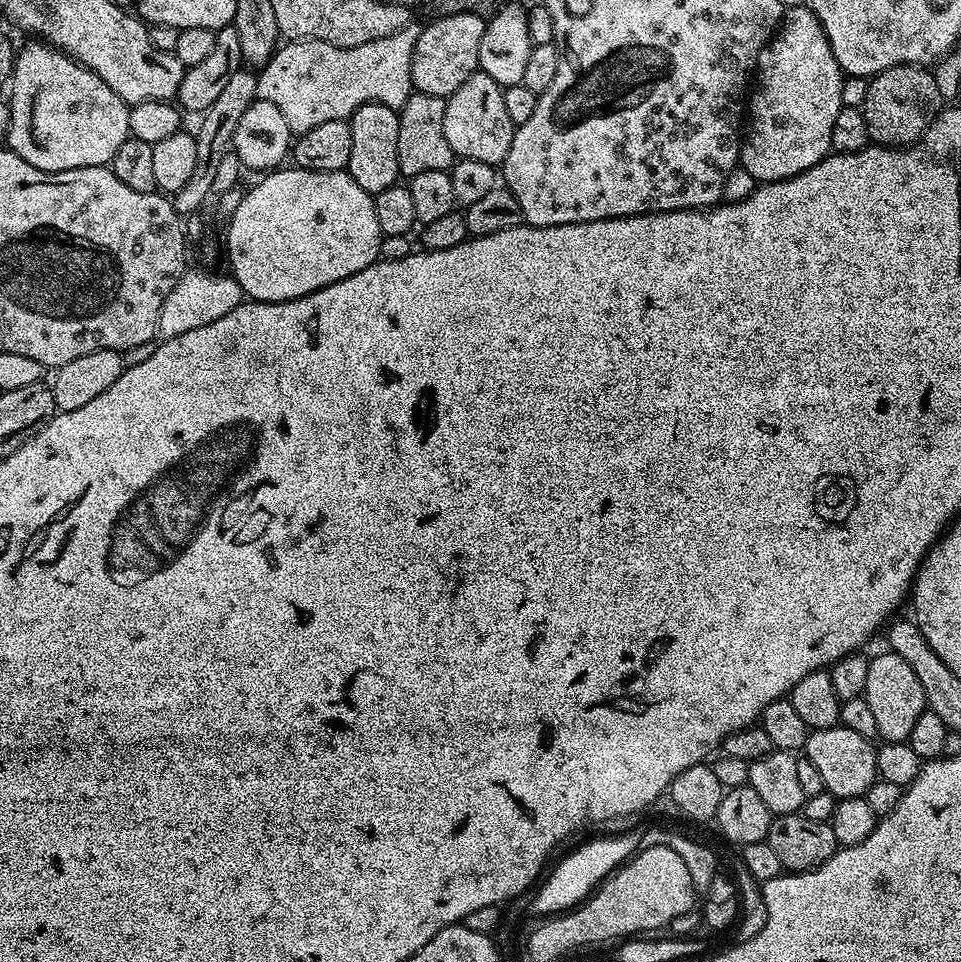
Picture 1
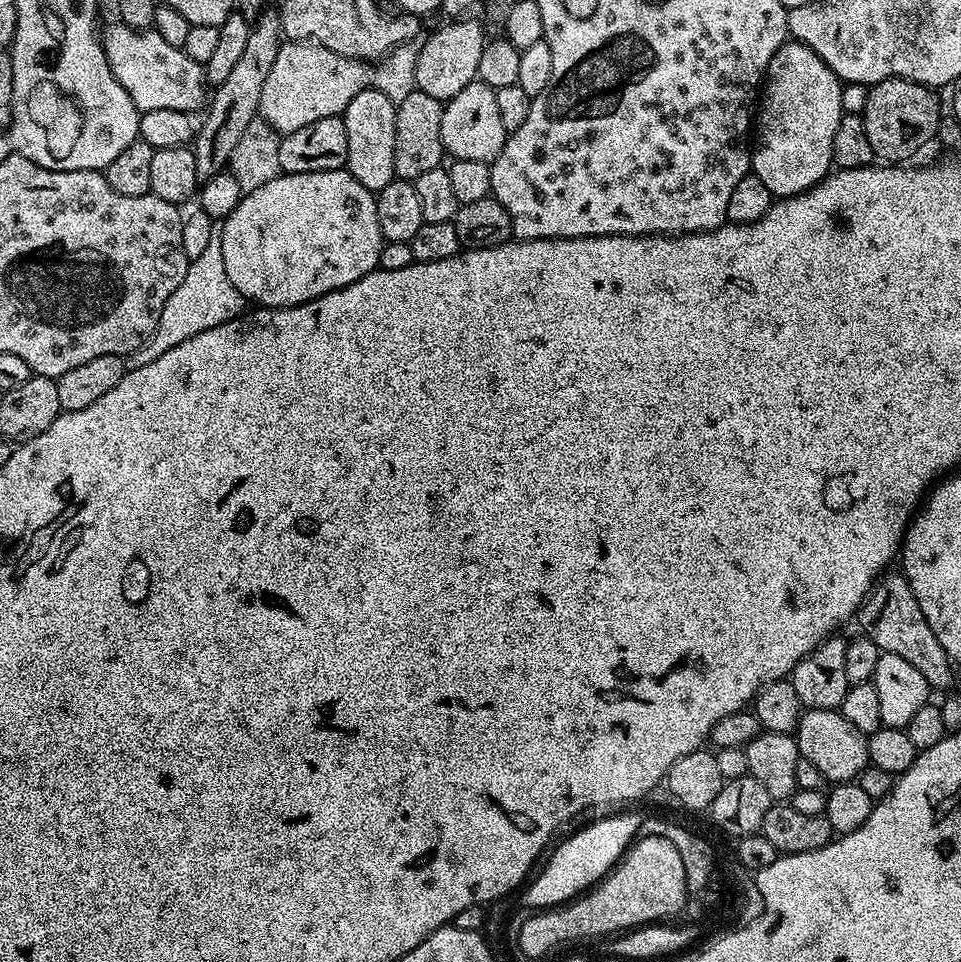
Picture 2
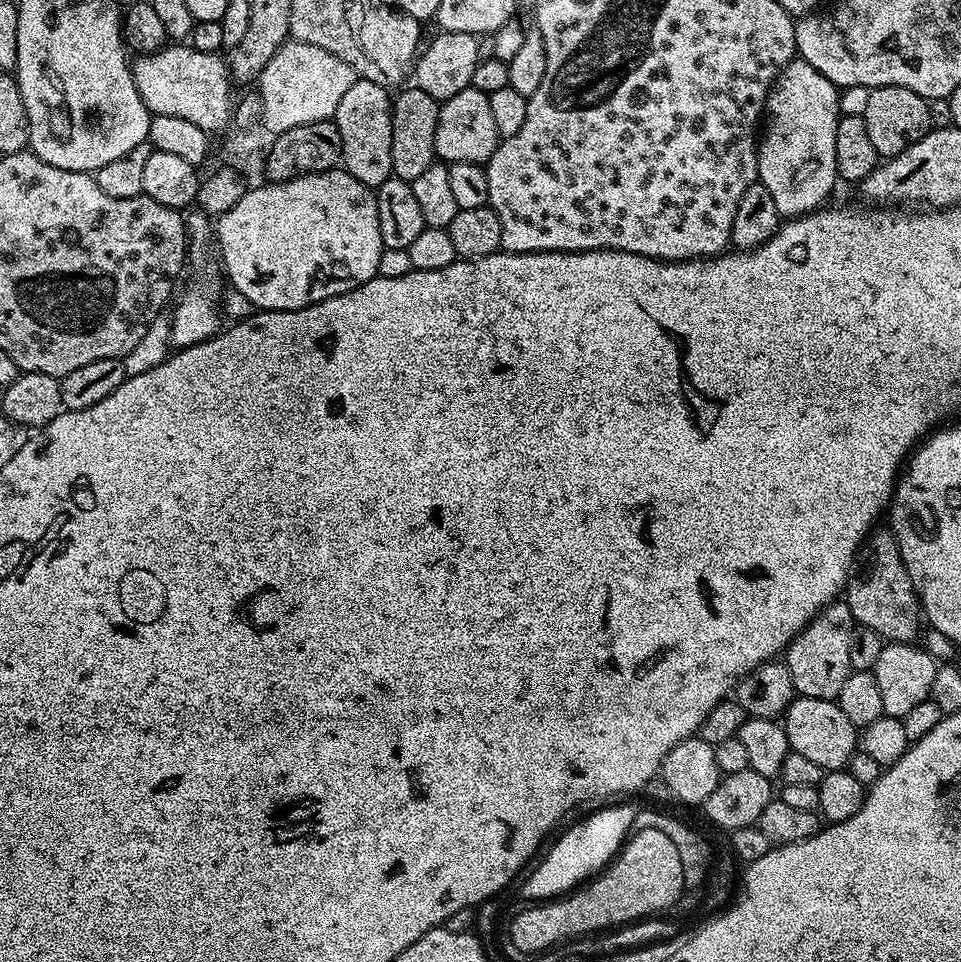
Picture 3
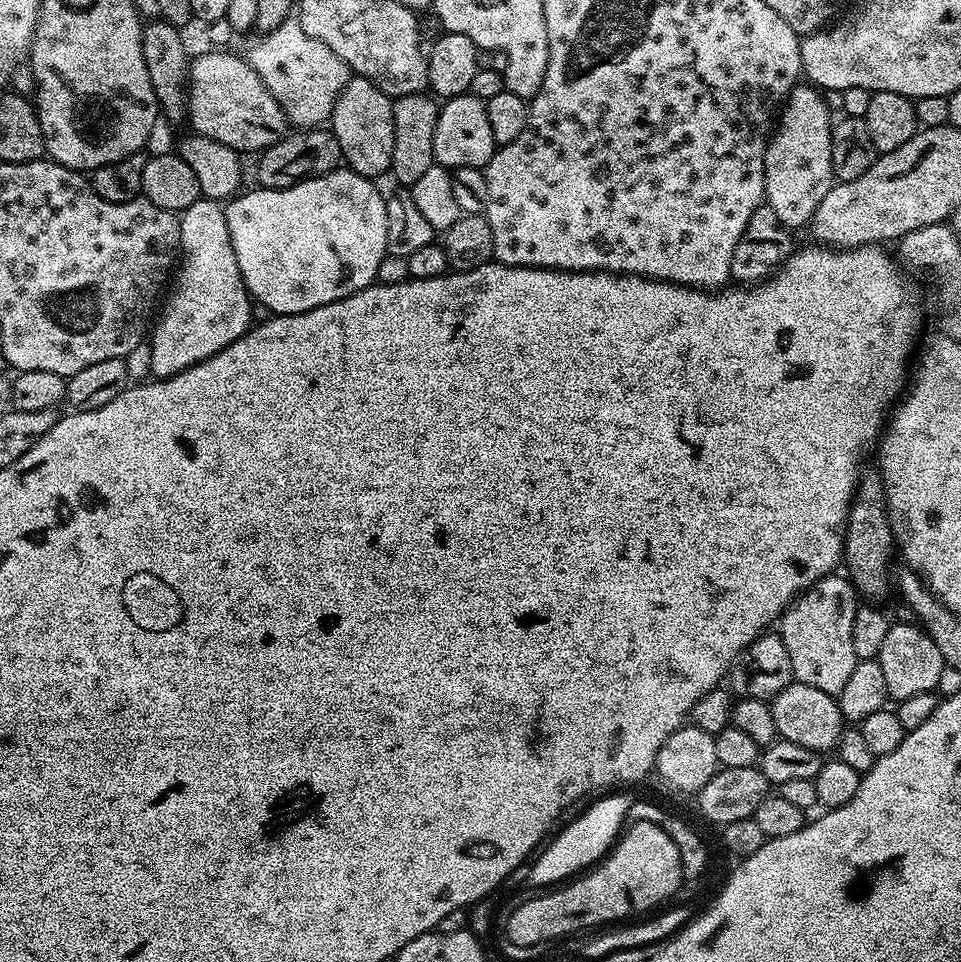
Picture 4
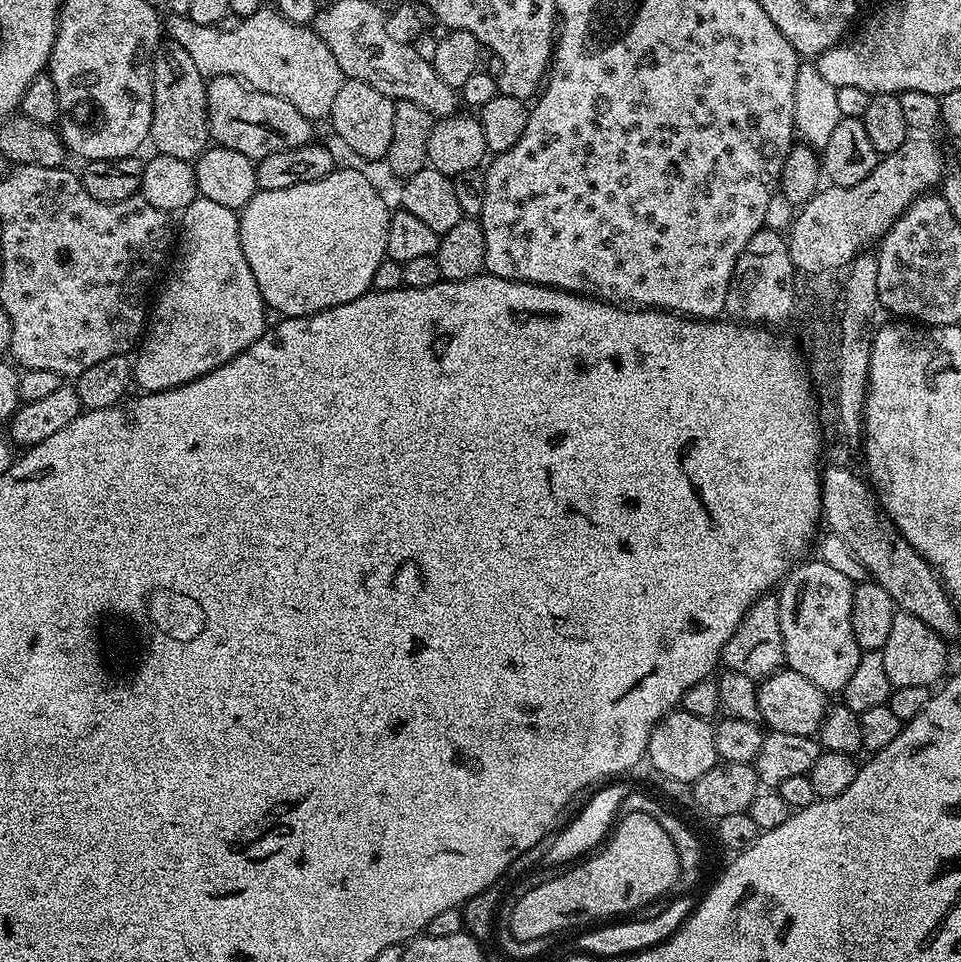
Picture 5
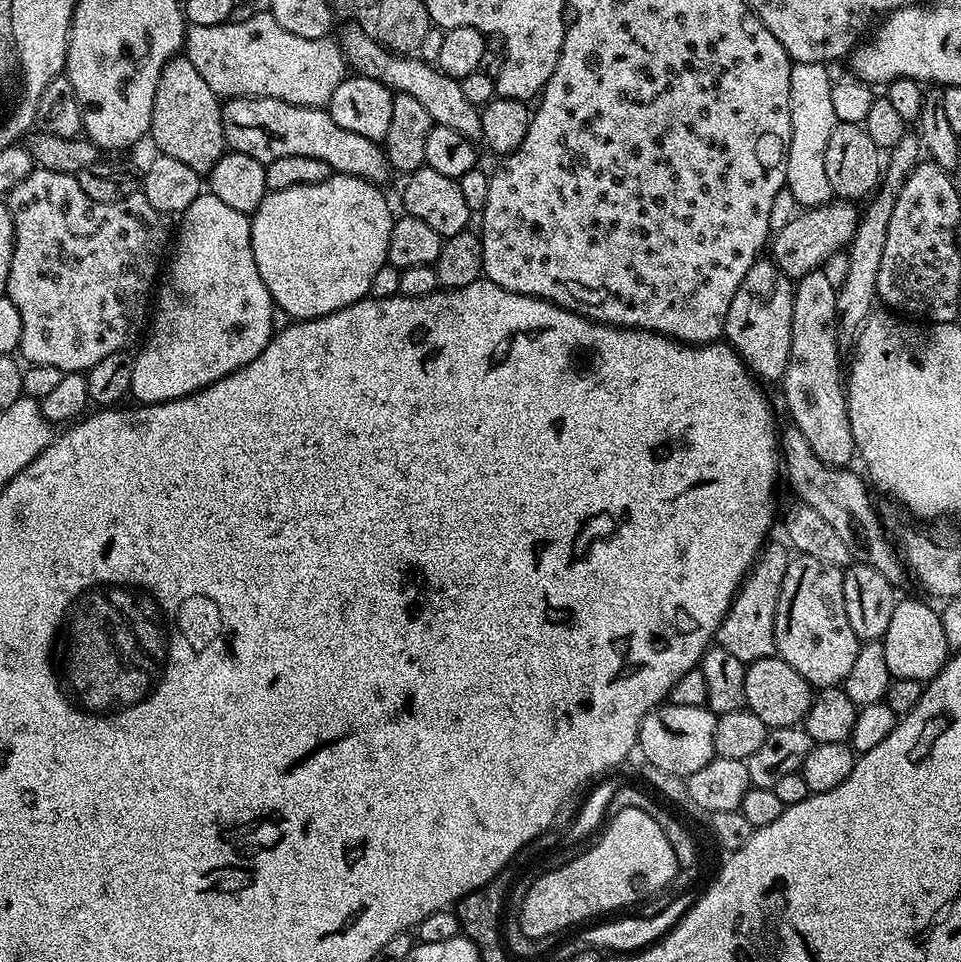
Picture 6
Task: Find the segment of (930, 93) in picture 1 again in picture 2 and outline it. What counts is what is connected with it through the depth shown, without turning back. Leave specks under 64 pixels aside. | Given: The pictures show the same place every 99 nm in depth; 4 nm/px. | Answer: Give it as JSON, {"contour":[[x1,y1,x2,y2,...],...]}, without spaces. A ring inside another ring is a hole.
{"contour":[[895,76,871,85,862,113,866,126,866,138,877,161,900,166,920,152,936,136,940,128,940,100,933,89,913,80]]}

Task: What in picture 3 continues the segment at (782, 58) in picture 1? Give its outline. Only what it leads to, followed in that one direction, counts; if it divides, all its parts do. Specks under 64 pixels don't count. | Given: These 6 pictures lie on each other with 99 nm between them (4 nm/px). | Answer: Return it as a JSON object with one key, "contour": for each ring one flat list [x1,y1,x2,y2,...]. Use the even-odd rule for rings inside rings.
{"contour":[[794,58,776,75,776,81,768,92,766,123,758,140,756,174,758,183,770,190,781,217,795,218,816,211,827,201,824,199,831,194,832,187,838,184,834,134,838,130,840,117,840,93,836,85,826,78,826,74,818,74,810,62]]}

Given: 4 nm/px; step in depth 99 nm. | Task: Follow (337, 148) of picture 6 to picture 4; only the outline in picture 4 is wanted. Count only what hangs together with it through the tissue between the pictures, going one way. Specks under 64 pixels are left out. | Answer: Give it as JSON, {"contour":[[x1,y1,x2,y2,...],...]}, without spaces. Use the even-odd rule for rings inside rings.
{"contour":[[232,50,208,51,188,65,186,120,192,123,191,131,214,138,214,142,222,142,222,146,230,146,241,154,259,154,274,146,290,128,288,115,274,94,270,94,243,55,235,56]]}

